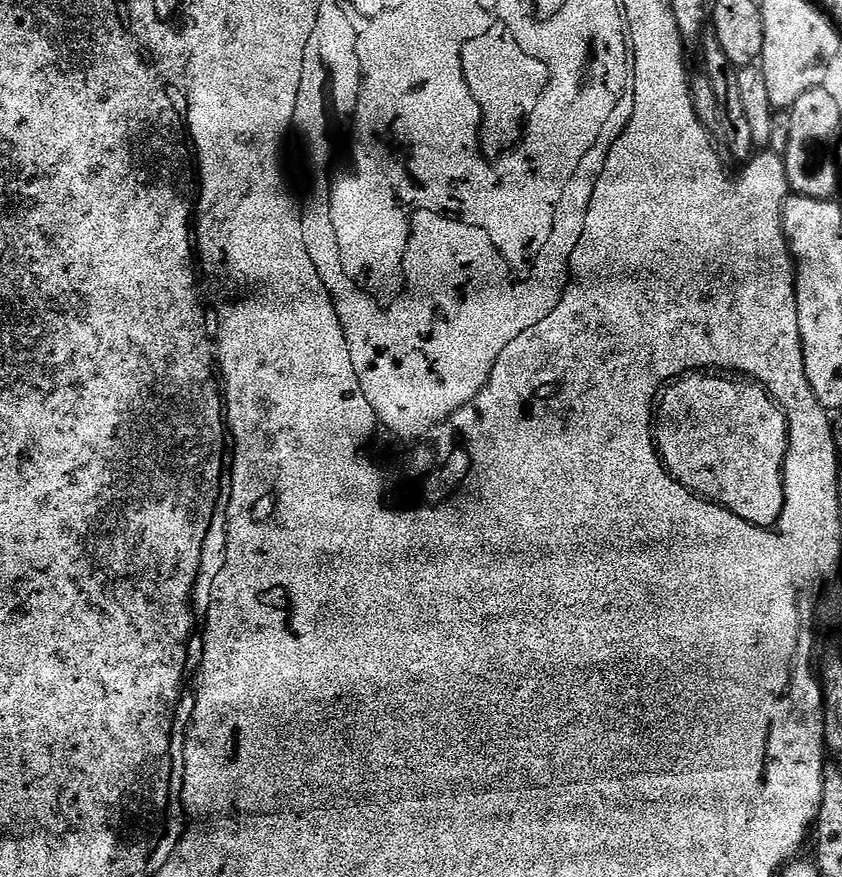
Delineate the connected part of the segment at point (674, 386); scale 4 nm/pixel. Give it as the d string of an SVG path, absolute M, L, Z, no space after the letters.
M701 366L701 368L684 368L676 376L667 376L661 384L656 384L656 392L650 393L650 399L648 399L648 440L654 450L657 462L660 463L660 472L664 472L664 476L668 476L668 480L672 480L674 487L680 488L680 493L694 497L700 504L708 504L713 510L728 512L730 519L741 520L747 528L758 530L763 536L778 536L784 529L784 503L788 500L788 411L784 408L784 400L776 397L774 386L769 386L766 382L760 381L760 376L754 375L751 370L724 368L723 366Z

